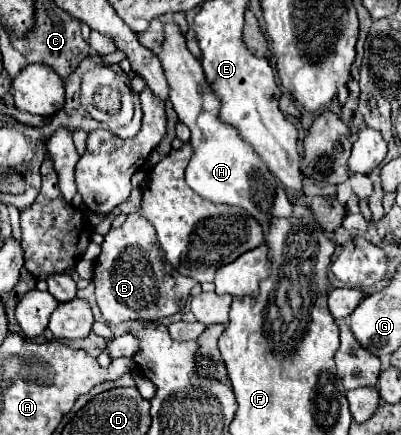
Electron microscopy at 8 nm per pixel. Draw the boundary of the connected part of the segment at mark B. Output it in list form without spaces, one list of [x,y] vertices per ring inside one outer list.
[[[130,213],[122,227],[110,229],[104,235],[102,253],[94,261],[94,277],[98,307],[110,325],[130,323],[130,321],[160,321],[178,313],[196,285],[192,277],[184,277],[168,265],[162,249],[156,241],[152,225],[140,217],[140,213]]]

